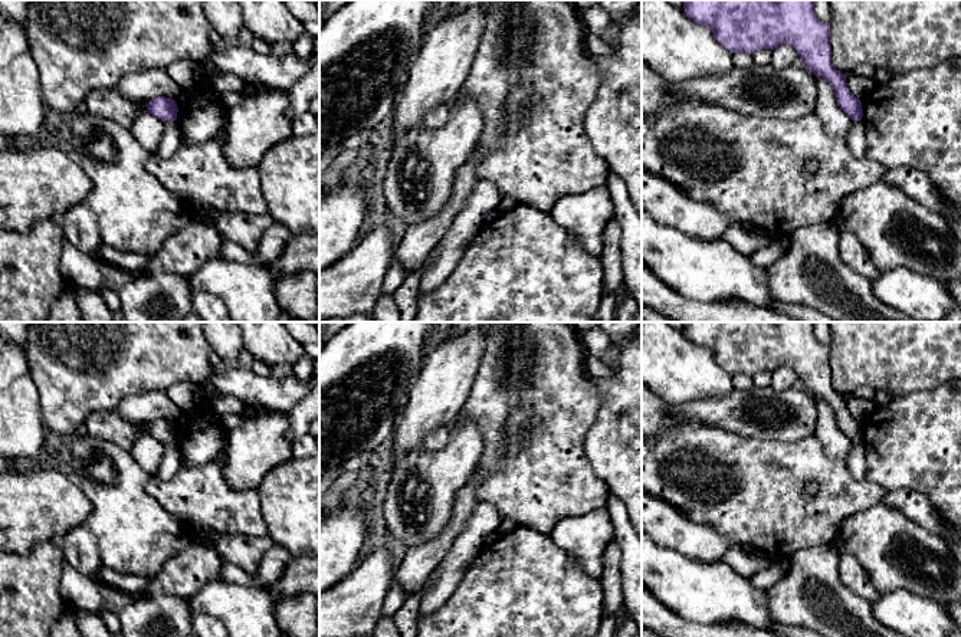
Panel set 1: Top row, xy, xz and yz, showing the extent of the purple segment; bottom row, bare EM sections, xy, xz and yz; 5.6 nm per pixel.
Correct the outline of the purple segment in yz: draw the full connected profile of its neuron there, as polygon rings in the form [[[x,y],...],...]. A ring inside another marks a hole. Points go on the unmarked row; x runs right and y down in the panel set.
[[[683,322],[683,331],[695,345],[709,349],[731,375],[754,377],[760,371],[774,372],[783,365],[793,368],[807,391],[832,407],[840,431],[852,443],[862,441],[860,421],[850,414],[846,397],[832,384],[830,347],[816,339],[814,322]]]

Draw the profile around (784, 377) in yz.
[[[780,367],[773,372],[771,387],[777,391],[785,391],[794,387],[794,382],[798,380],[796,371],[790,367]]]

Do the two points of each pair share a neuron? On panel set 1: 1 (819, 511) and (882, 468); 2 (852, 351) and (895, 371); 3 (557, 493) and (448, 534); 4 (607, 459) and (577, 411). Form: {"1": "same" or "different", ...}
{"1": "different", "2": "same", "3": "different", "4": "different"}

